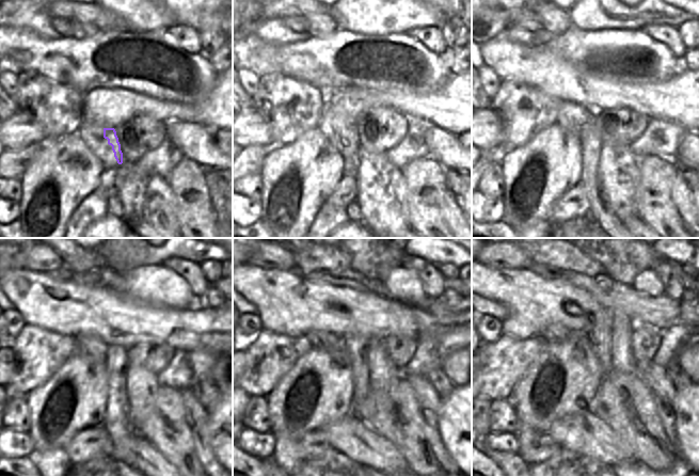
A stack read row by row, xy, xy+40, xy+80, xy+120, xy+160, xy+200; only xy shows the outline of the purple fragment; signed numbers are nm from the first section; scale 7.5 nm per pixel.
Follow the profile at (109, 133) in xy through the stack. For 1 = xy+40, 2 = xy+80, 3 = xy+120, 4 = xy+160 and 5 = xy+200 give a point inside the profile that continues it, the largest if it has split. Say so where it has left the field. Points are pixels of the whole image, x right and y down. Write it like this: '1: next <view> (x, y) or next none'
1: next xy+40 (350, 133)
2: next xy+80 (591, 149)
3: next xy+120 (116, 422)
4: next xy+160 (358, 346)
5: next xy+200 (600, 335)

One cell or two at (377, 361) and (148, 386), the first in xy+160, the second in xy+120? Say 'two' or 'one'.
one

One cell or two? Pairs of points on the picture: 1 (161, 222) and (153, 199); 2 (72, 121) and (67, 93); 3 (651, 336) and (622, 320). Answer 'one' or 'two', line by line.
1: one
2: one
3: two

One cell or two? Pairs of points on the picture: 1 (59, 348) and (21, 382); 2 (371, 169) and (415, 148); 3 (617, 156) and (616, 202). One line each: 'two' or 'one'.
1: one
2: two
3: one

